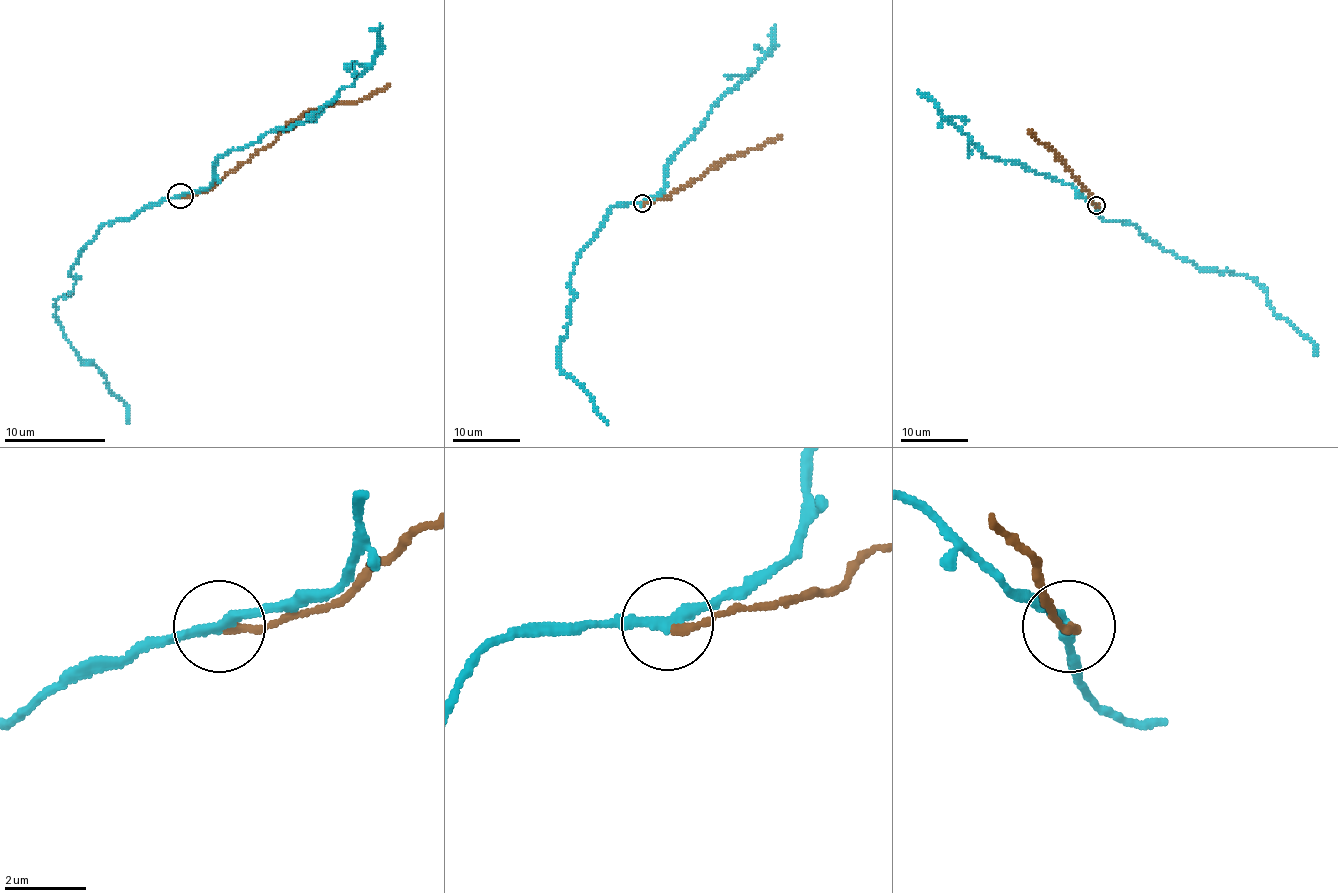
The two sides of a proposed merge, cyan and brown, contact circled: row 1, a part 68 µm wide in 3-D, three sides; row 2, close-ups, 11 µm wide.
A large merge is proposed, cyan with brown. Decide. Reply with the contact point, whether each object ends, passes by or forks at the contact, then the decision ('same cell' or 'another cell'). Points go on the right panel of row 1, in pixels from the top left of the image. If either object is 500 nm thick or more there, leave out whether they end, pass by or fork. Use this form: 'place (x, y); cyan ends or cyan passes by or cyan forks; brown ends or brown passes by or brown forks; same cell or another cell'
place (1096, 205); cyan passes by; brown ends; another cell

